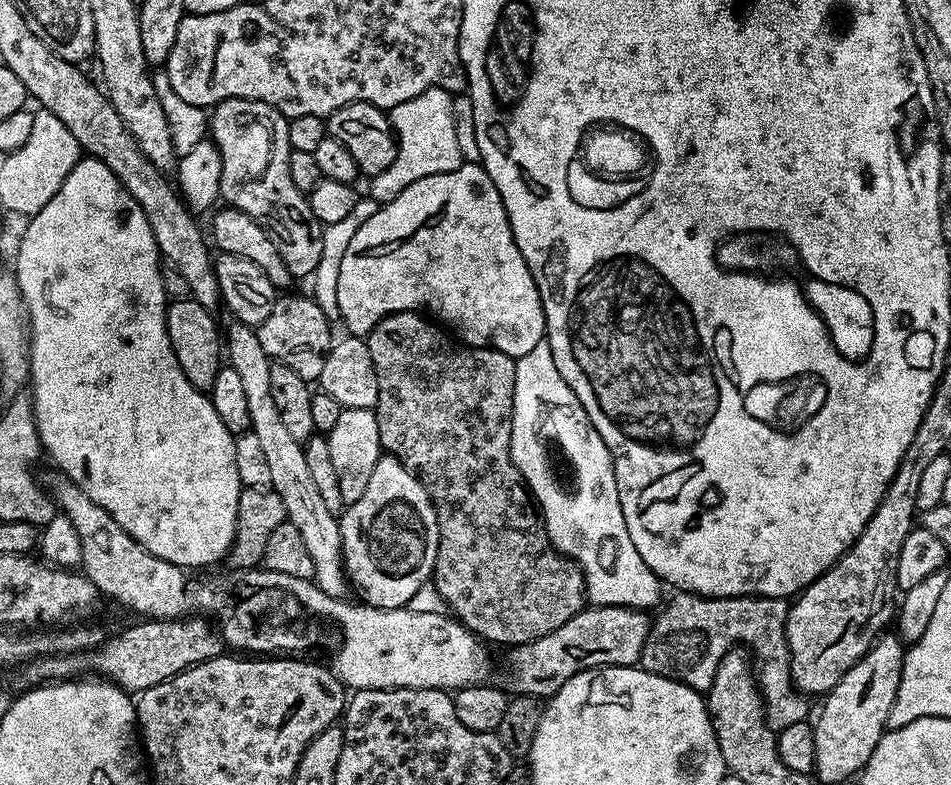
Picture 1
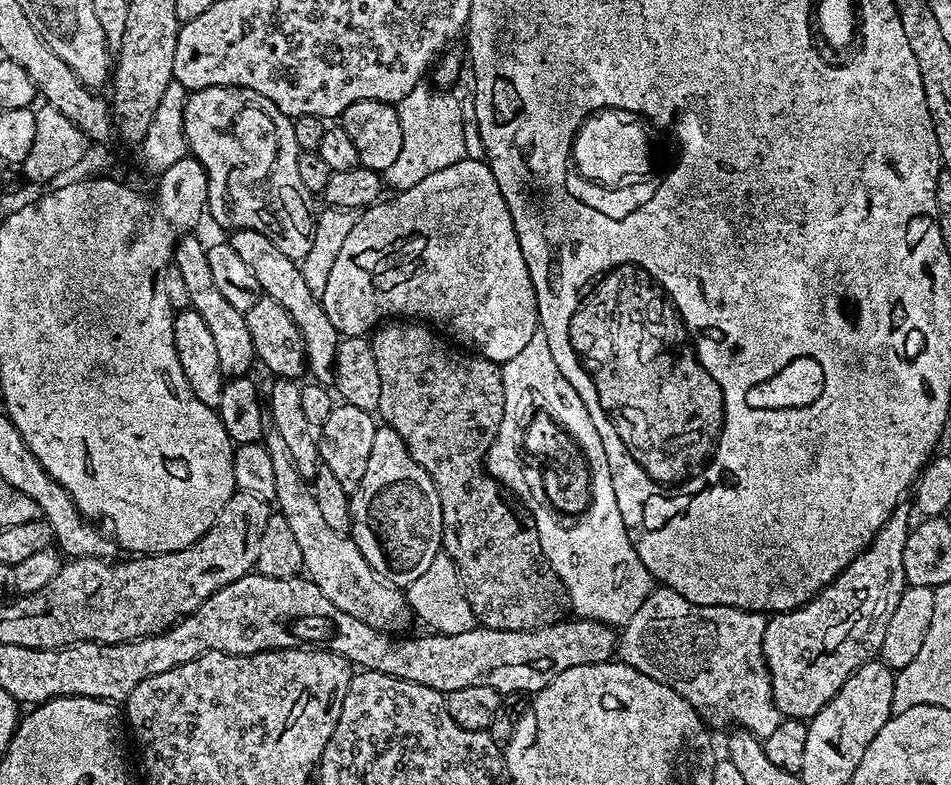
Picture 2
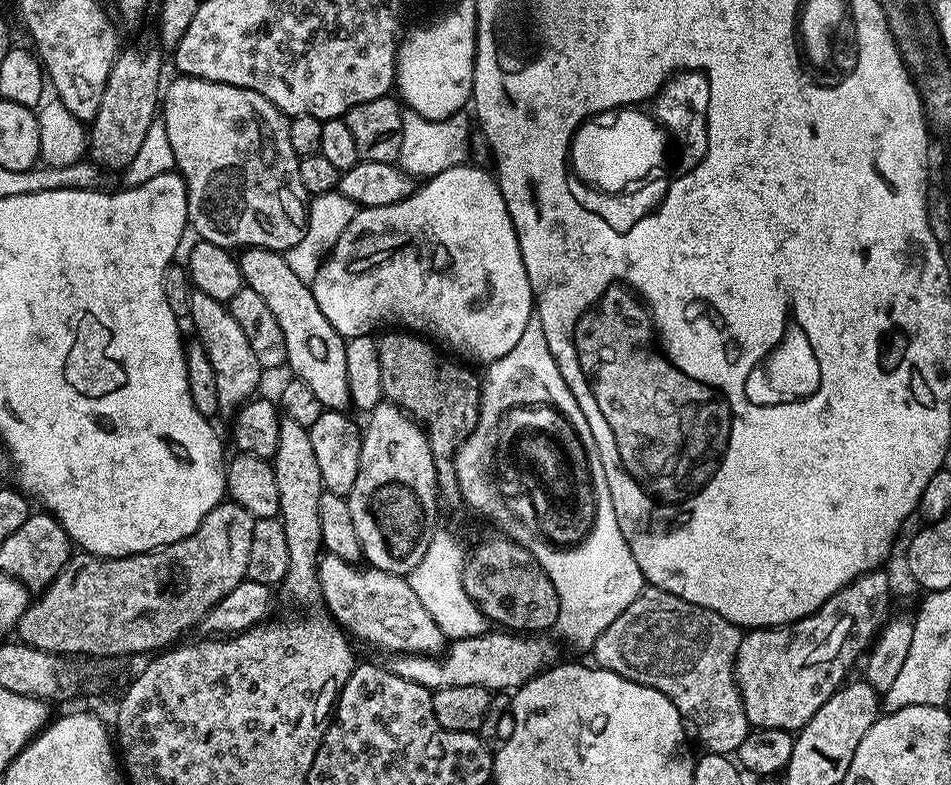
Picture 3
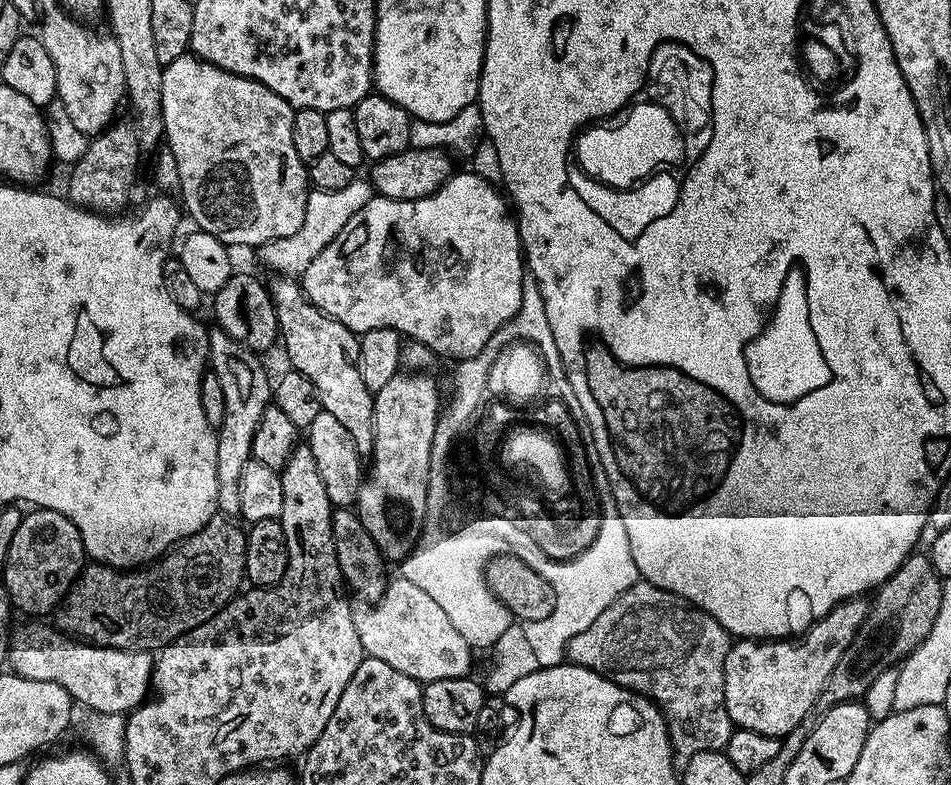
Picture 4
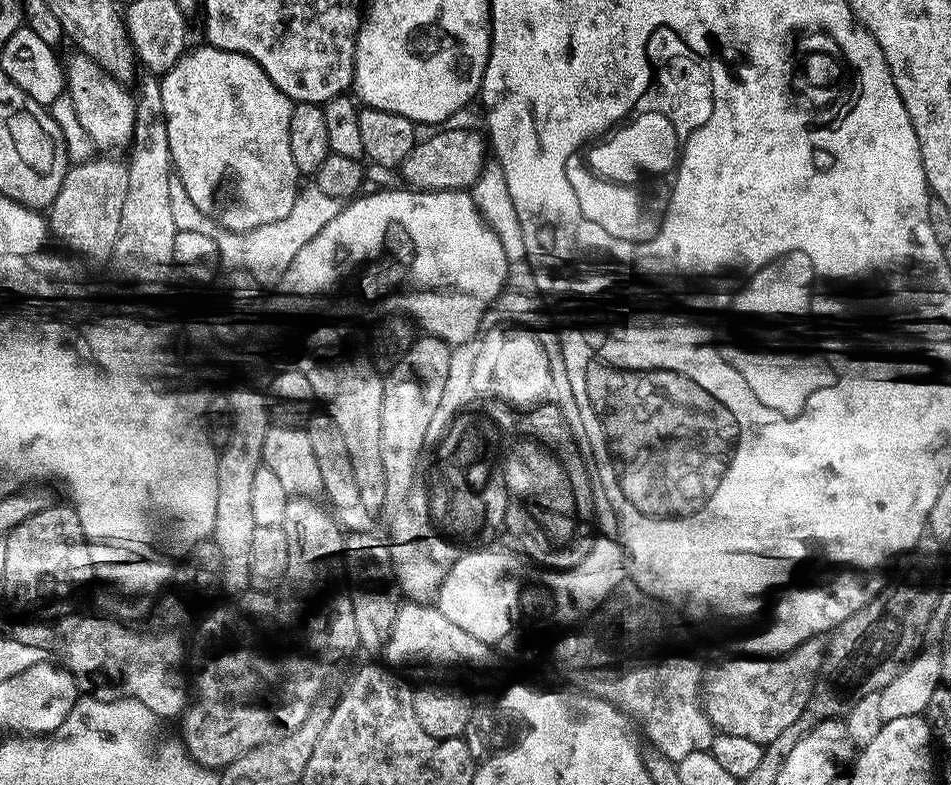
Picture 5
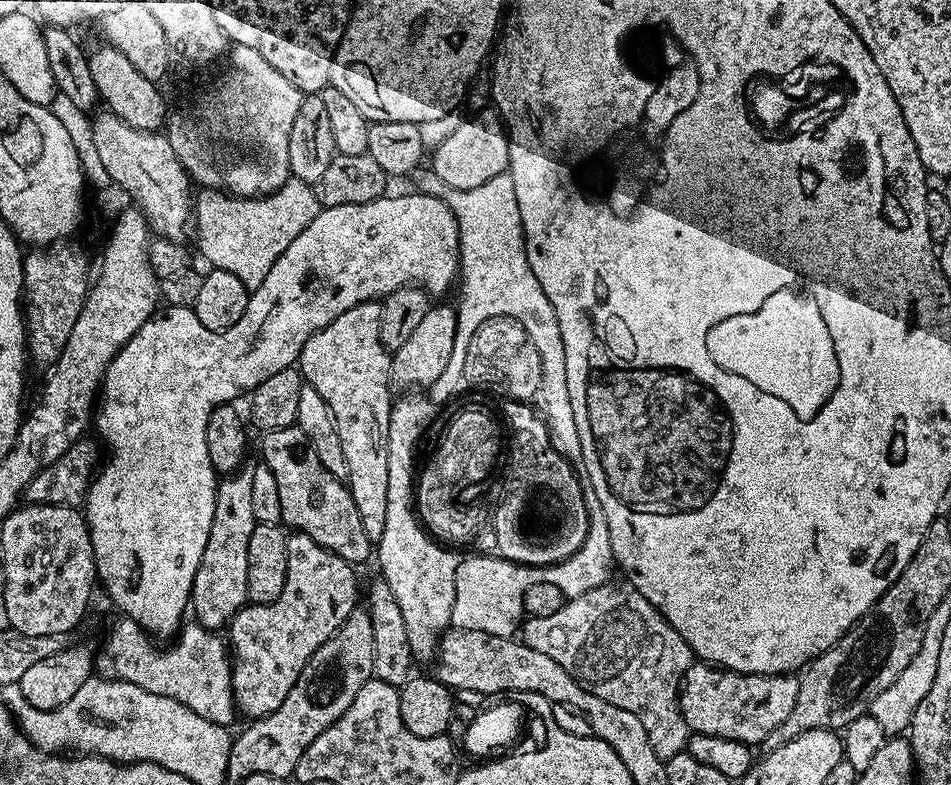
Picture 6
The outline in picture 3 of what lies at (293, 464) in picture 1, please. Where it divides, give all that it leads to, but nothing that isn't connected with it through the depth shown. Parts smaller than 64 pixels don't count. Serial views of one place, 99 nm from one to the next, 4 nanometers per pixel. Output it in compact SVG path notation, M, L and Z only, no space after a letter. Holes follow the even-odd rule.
M325 555L320 561L323 607L341 628L353 637L361 636L362 639L385 648L388 654L434 656L444 651L446 638L442 630L438 630L438 622L434 622L426 606L418 602L418 594L414 594L405 577L371 566L356 567L360 566L337 556Z

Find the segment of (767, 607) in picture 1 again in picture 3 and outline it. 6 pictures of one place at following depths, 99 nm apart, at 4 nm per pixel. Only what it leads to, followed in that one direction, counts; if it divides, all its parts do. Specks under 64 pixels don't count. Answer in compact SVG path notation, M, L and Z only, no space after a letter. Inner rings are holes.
M645 587L640 597L597 638L595 663L611 675L645 684L669 696L676 701L685 721L689 725L696 724L696 736L708 747L705 749L717 756L728 756L738 751L750 732L734 671L742 632L735 626L725 626L720 622L707 624L704 619L706 613L702 606L686 602L660 588Z

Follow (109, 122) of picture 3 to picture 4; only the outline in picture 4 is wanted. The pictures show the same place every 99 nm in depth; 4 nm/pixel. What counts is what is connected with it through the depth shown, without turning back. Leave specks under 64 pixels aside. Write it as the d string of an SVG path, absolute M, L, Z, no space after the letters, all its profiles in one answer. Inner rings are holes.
M113 122L88 141L86 154L71 165L72 177L68 180L67 199L89 212L120 214L129 207L132 187L136 184L136 171L140 168L142 149L139 135L131 123Z

